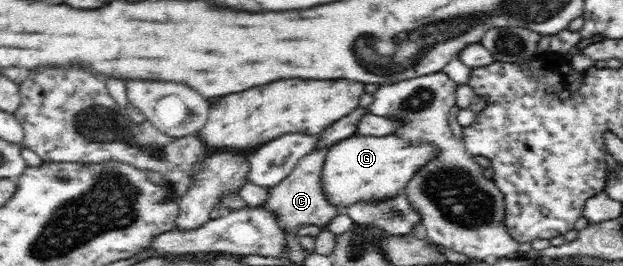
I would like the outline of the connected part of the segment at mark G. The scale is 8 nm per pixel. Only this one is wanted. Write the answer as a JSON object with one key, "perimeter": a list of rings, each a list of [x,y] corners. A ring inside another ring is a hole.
{"perimeter":[[[393,135],[360,136],[343,140],[328,149],[321,171],[322,191],[327,203],[341,212],[354,205],[381,203],[404,194],[410,178],[437,151],[429,145],[409,145]]]}

